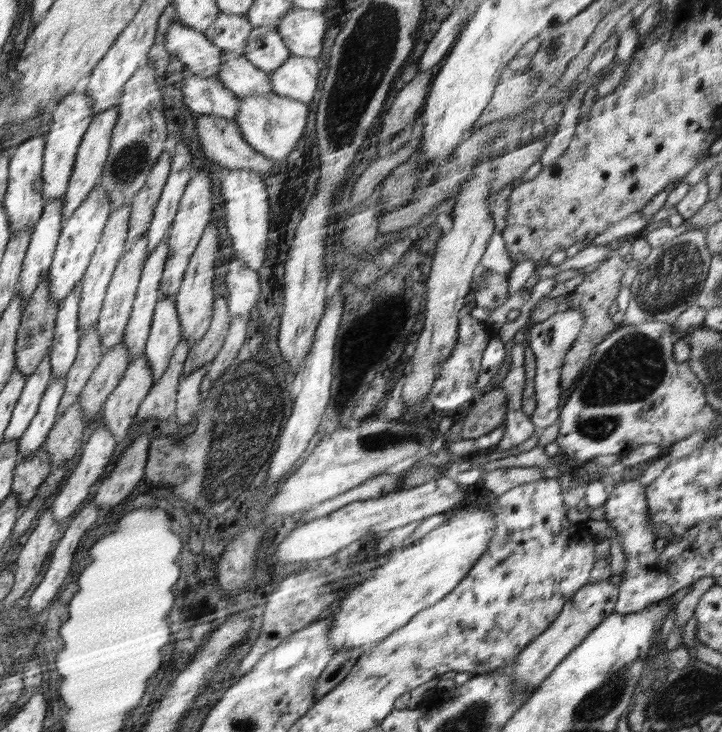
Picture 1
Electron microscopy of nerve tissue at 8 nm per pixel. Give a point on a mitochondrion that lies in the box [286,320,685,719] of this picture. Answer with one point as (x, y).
(631, 370)

